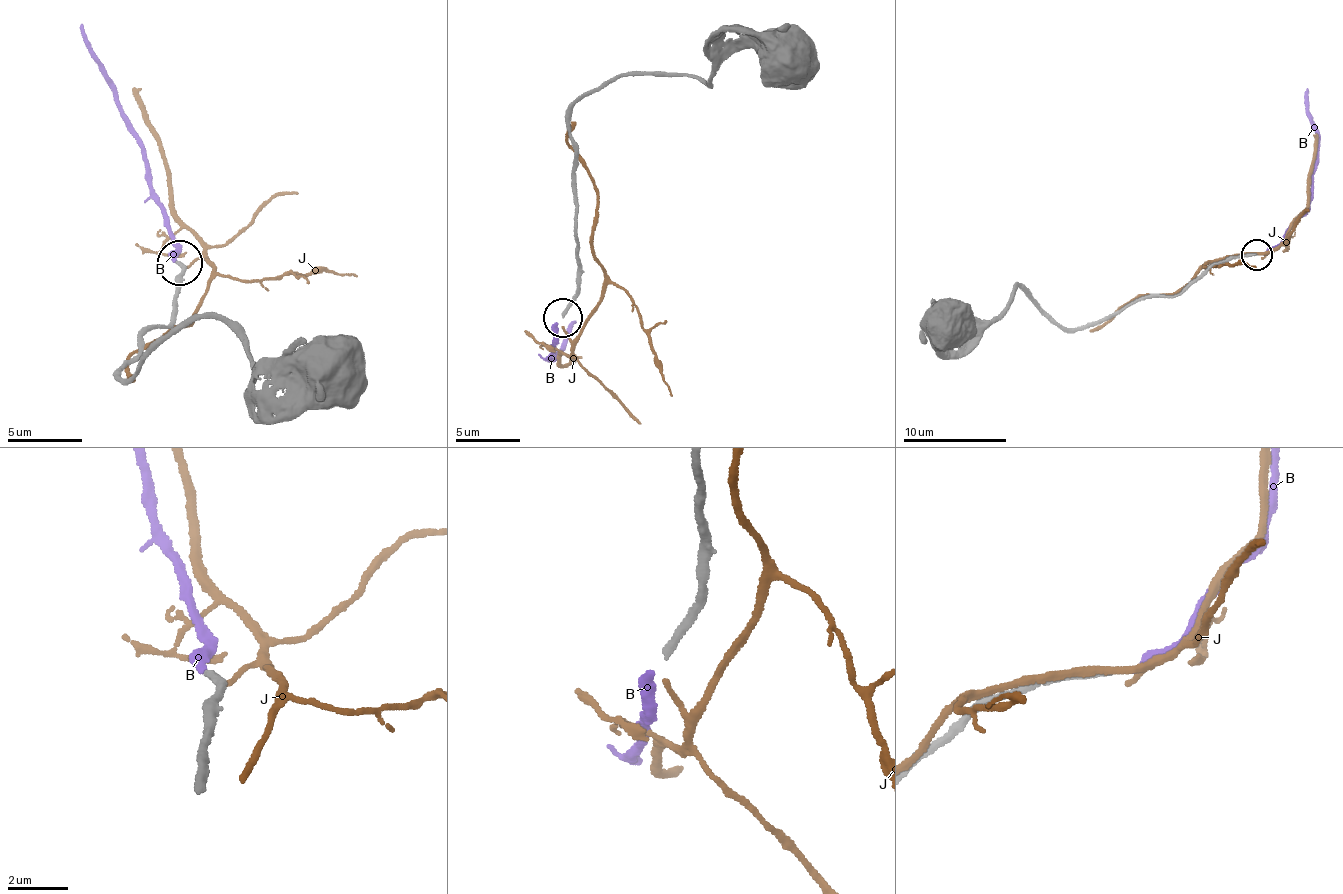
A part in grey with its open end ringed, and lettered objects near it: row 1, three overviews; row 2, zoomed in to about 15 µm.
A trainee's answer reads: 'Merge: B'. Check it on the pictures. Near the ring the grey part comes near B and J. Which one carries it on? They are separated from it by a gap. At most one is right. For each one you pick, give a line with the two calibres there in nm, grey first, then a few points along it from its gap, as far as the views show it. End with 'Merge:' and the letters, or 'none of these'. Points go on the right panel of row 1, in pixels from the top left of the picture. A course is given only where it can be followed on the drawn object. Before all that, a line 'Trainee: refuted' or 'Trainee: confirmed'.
Trainee: confirmed
B: 240/340 nm | via (1262, 254), (1280, 241), (1307, 207), (1316, 157), (1307, 89)
Merge: B

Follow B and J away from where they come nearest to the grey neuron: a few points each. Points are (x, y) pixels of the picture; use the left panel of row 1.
B: (176, 261), (175, 242), (154, 192), (144, 144), (80, 24)
J: (185, 265), (212, 263), (211, 279), (190, 325), (171, 326), (129, 357), (135, 381)

